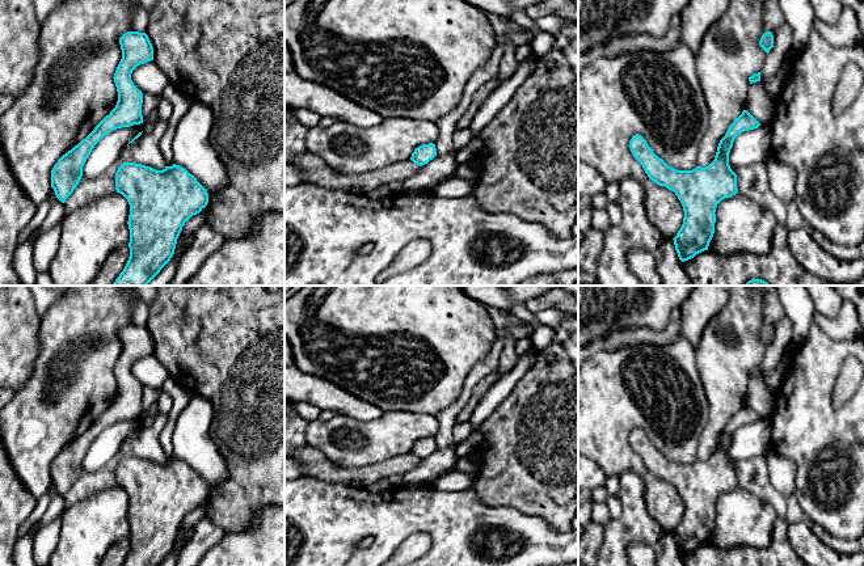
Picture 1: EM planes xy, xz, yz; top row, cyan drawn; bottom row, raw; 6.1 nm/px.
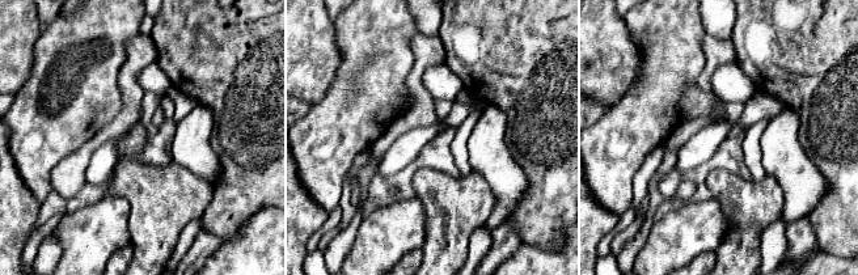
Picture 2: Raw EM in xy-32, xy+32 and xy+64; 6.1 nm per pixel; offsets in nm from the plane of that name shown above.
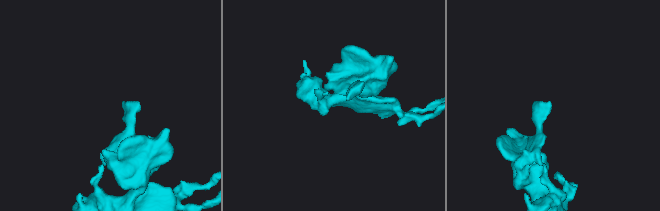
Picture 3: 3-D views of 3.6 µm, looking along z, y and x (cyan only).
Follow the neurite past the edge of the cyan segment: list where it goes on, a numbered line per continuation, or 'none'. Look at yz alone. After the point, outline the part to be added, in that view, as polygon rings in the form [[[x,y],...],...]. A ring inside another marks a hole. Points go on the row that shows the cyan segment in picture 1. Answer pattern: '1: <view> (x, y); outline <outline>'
none

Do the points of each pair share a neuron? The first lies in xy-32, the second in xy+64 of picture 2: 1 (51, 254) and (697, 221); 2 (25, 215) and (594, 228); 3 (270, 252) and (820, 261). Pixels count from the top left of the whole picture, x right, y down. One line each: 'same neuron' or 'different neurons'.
1: different neurons
2: same neuron
3: same neuron

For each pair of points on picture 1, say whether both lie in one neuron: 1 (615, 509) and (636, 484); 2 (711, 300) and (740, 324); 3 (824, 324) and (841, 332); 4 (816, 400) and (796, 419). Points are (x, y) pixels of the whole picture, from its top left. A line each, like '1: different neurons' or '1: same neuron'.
1: different neurons
2: different neurons
3: same neuron
4: same neuron

